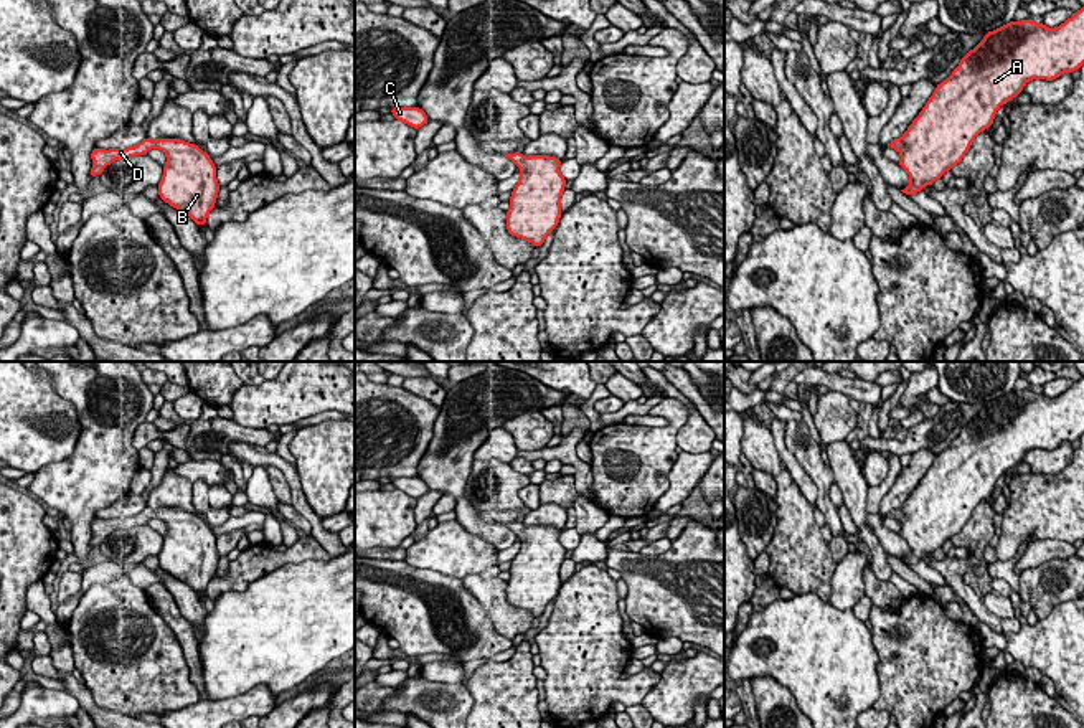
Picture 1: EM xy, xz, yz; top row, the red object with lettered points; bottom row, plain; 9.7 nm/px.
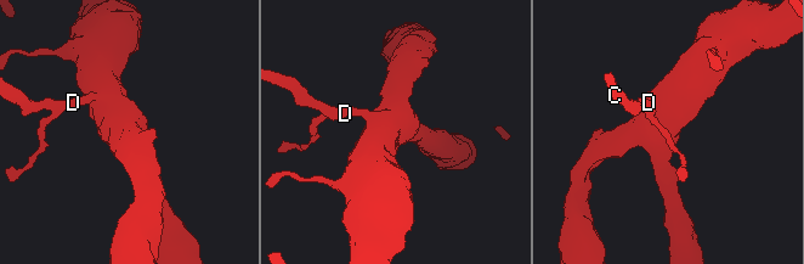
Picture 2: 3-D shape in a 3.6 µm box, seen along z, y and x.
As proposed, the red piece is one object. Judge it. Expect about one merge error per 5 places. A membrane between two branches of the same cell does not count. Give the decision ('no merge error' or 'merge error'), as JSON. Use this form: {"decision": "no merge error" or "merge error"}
{"decision": "no merge error"}

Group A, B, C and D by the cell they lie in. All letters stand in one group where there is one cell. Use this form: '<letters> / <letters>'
A B C D

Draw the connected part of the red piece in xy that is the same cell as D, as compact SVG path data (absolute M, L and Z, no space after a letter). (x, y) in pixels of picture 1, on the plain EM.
M145 507L140 513L129 518L94 518L91 523L91 548L101 545L114 530L125 530L135 525L145 525L150 518L160 518L167 525L158 565L170 576L188 584L196 594L206 596L206 586L214 578L219 555L216 550L216 535L210 525L196 513L180 508Z

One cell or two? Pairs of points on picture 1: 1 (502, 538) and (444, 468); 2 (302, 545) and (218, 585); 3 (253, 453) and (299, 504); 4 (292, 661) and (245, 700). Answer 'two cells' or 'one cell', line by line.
1: one cell
2: one cell
3: one cell
4: two cells

